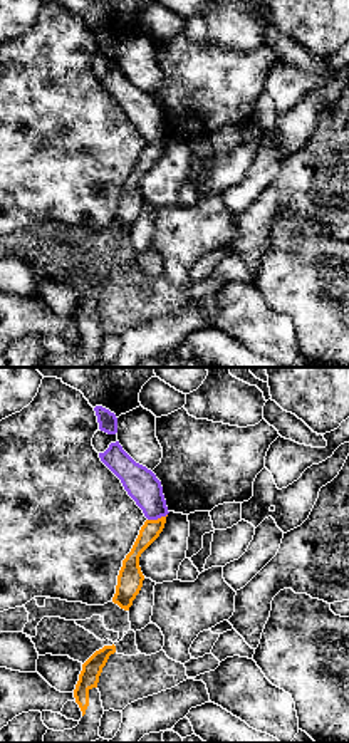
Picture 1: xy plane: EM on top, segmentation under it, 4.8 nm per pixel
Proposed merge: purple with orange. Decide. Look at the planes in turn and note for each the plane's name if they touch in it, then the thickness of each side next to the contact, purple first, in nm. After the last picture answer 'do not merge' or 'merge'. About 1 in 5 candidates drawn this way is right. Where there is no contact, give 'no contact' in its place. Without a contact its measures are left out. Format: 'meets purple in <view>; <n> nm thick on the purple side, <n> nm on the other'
meets purple in xy; 160 nm thick on the purple side, 90 nm on the other

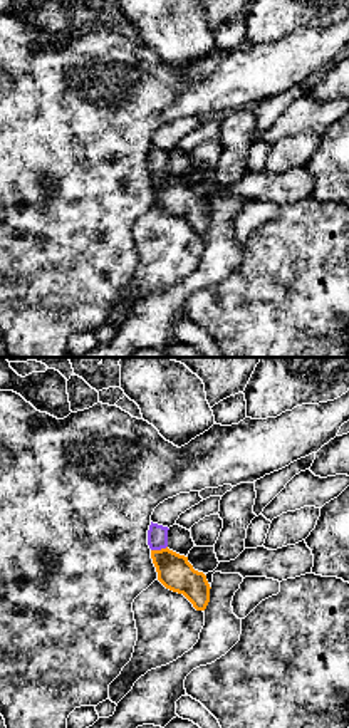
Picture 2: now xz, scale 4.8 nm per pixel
meets purple in xz; 100 nm thick on the purple side, 170 nm on the other

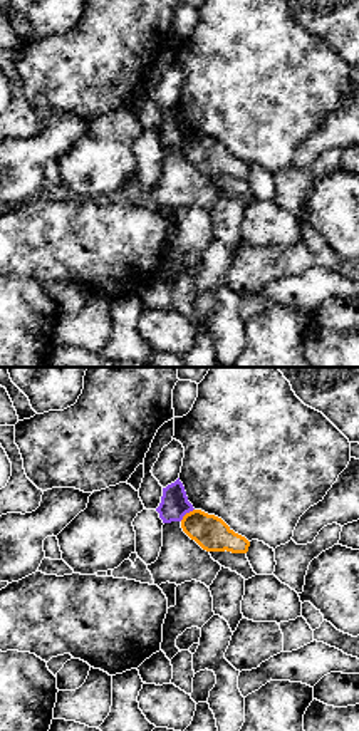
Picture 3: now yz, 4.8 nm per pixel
meets purple in yz; 140 nm thick on the purple side, 170 nm on the other

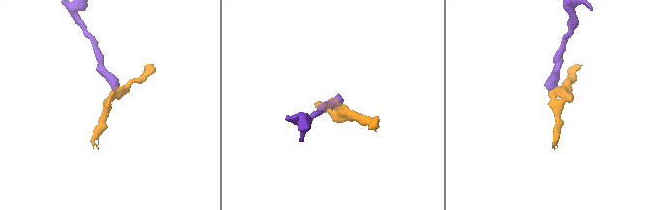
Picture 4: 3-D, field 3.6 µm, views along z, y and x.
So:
do not merge

